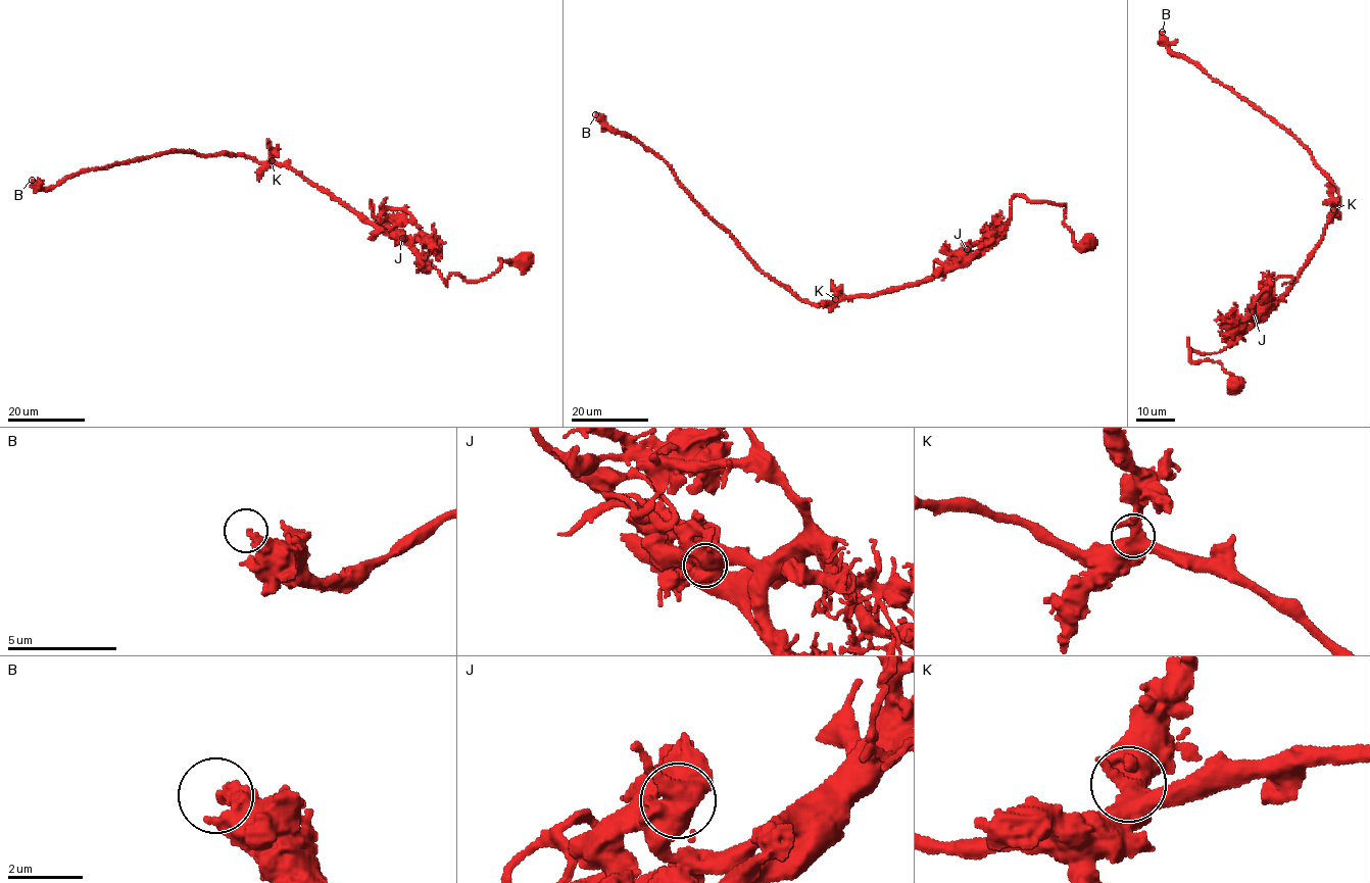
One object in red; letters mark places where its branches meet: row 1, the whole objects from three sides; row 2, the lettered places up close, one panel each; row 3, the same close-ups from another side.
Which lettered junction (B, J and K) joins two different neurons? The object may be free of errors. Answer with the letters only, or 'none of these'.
J

